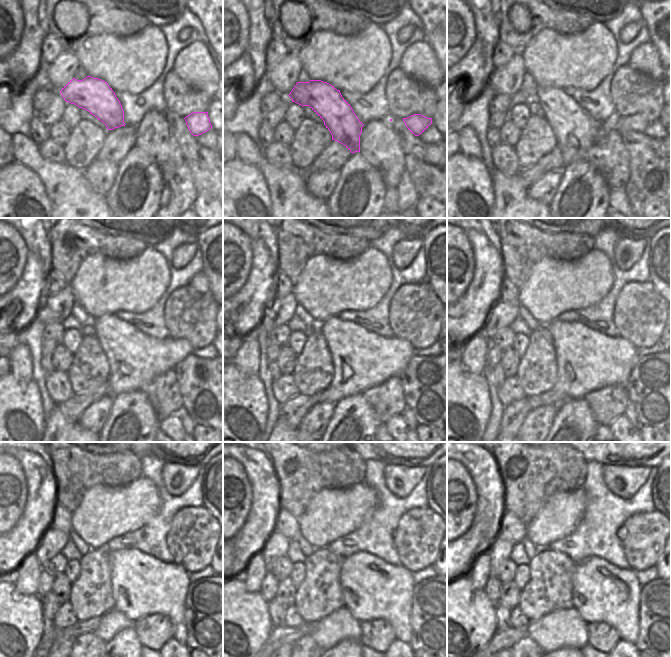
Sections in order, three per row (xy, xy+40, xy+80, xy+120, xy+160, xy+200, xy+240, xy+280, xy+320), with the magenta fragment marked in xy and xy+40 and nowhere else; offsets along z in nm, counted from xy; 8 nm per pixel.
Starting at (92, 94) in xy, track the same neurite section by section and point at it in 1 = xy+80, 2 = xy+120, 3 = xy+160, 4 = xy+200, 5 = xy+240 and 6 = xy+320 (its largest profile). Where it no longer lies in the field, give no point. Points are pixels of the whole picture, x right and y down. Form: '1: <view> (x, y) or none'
1: xy+80 (576, 131)
2: xy+120 (135, 358)
3: xy+160 (362, 359)
4: xy+200 (587, 360)
5: xy+240 (142, 585)
6: xy+320 (601, 592)

